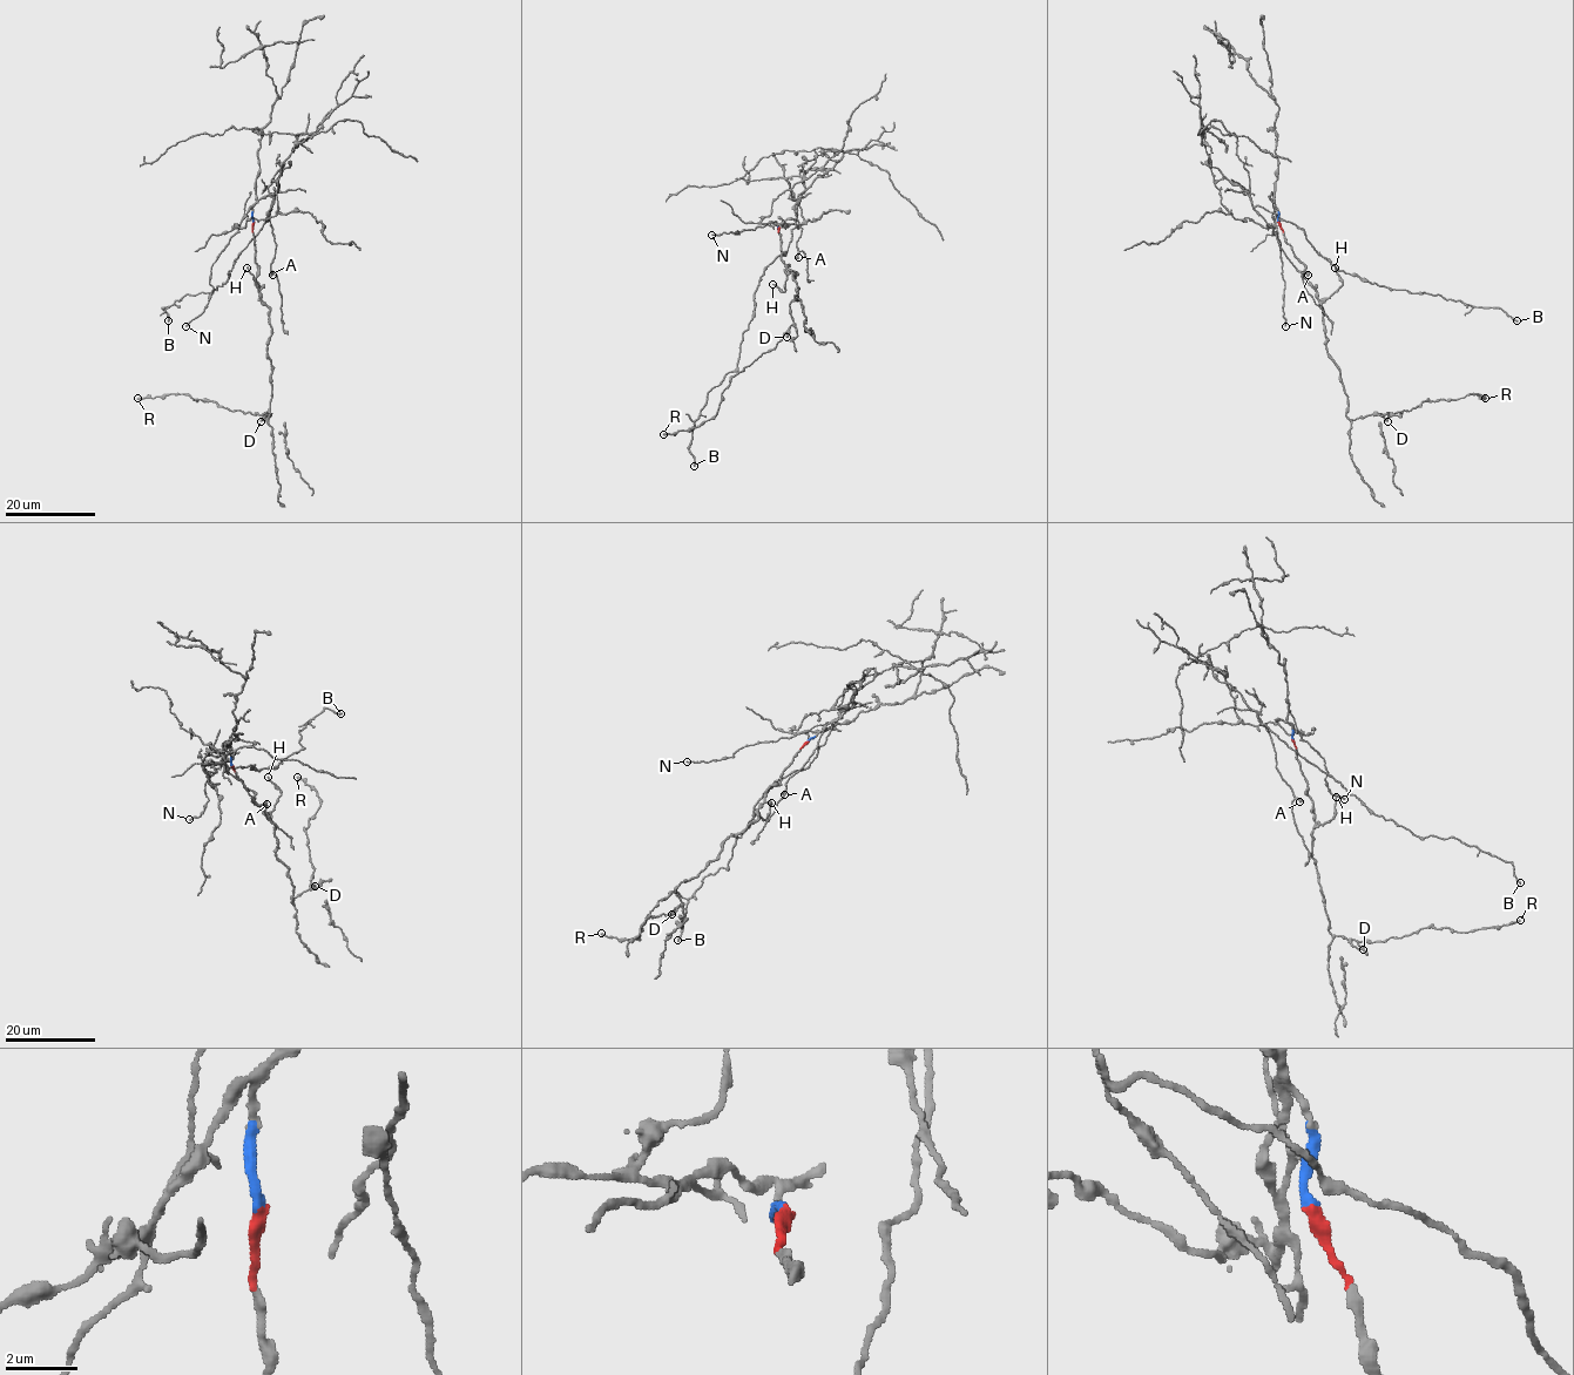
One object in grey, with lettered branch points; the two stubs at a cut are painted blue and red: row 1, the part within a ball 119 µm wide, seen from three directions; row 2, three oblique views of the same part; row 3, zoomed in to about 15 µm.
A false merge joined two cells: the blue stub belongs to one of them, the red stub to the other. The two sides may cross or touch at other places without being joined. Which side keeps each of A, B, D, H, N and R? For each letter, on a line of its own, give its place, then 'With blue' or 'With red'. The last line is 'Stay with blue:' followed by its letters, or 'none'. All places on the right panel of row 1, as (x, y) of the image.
A: Place: (1308, 275). With blue
B: Place: (1517, 320). With blue
D: Place: (1387, 421). With red
H: Place: (1335, 268). With red
N: Place: (1285, 326). With blue
R: Place: (1485, 398). With red
Stay with blue: A, B, N

